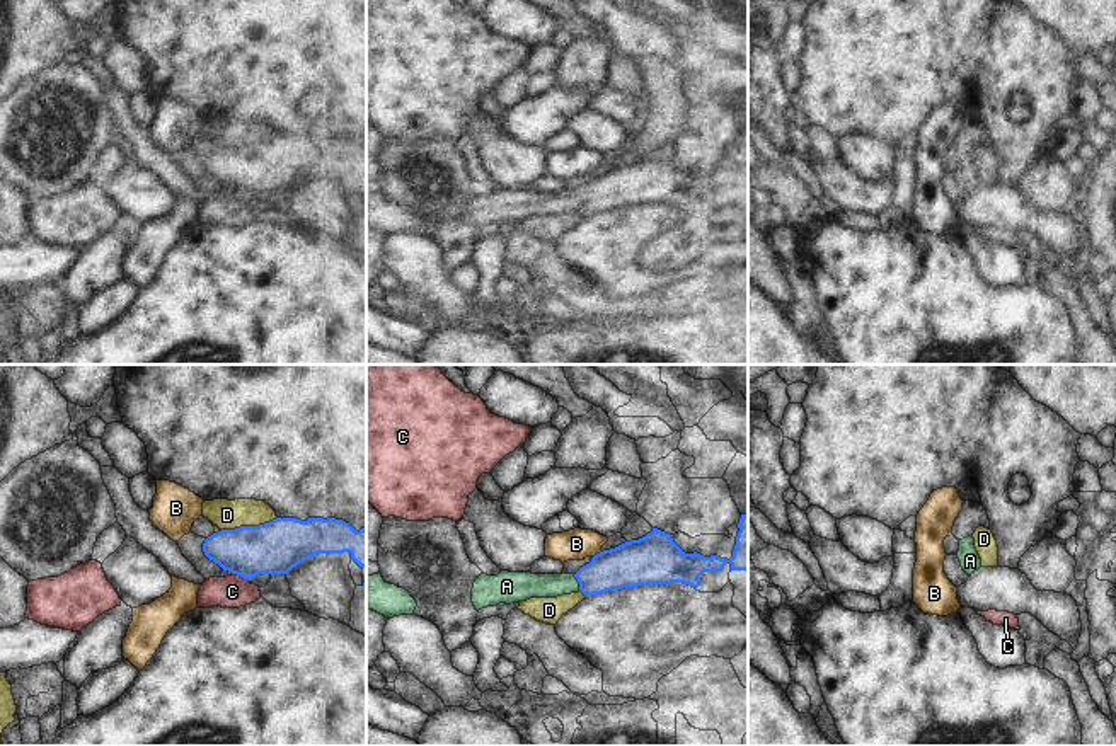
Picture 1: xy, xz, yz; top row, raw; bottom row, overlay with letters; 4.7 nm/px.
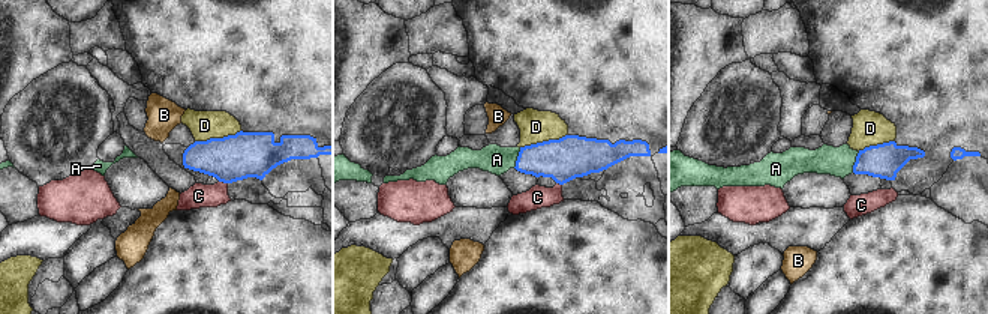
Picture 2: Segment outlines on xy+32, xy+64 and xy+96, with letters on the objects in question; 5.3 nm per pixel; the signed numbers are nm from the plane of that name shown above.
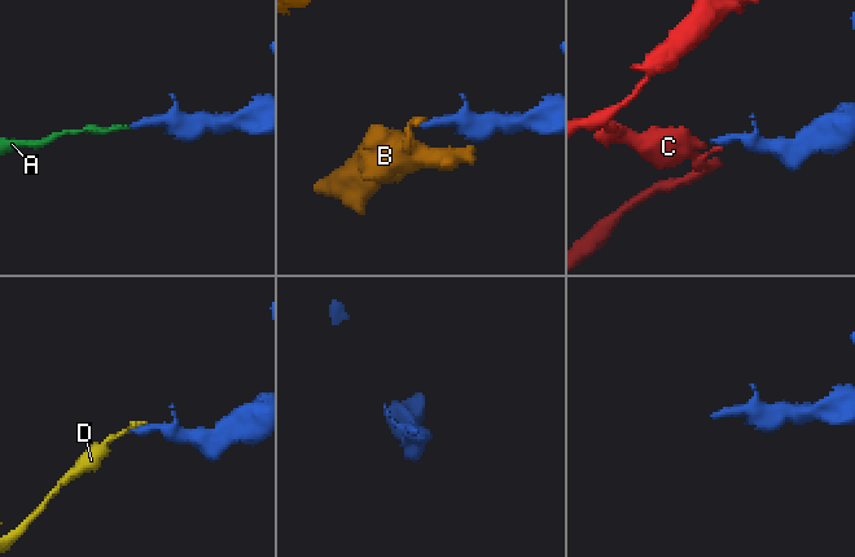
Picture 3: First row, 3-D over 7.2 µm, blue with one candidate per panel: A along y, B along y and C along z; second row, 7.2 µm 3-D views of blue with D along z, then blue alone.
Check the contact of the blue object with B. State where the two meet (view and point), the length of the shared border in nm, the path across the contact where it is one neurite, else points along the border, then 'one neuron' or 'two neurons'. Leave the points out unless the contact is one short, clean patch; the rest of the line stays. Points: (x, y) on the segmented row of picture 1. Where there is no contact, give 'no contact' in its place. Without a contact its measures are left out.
xz (597, 554) | 50 nm | along xz (600, 550), (593, 557) | two neurons

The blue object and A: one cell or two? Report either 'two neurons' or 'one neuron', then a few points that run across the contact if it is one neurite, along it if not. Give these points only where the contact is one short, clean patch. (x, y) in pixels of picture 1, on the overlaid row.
one neuron; line xz (626, 566), (578, 581), (525, 585)

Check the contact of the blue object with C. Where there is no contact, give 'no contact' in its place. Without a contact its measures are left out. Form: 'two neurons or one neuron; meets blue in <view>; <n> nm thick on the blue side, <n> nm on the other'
two neurons; meets blue in xy; 240 nm thick on the blue side, 160 nm on the other

